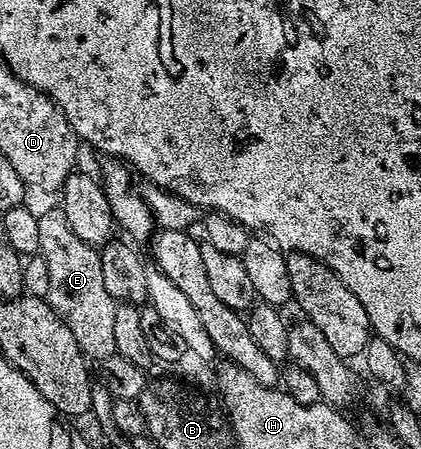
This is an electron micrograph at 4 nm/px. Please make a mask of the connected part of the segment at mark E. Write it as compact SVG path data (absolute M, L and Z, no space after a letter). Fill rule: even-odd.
M61 208L42 211L39 214L39 227L39 254L47 269L47 302L69 326L69 332L73 332L84 357L92 363L102 364L115 354L113 316L117 303L109 296L109 292L105 292L99 250L77 237L77 232L69 228L69 220L65 220L65 212Z

